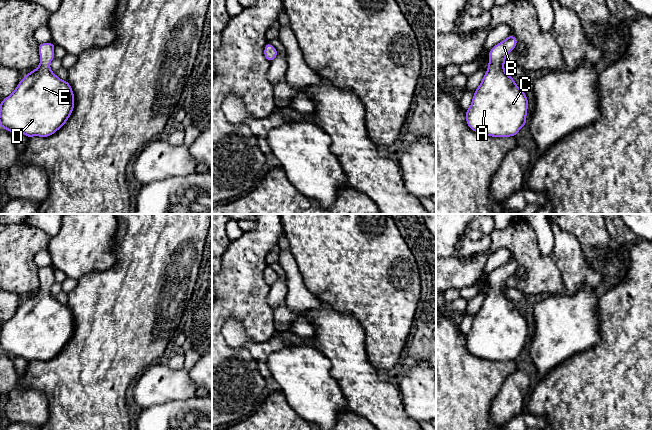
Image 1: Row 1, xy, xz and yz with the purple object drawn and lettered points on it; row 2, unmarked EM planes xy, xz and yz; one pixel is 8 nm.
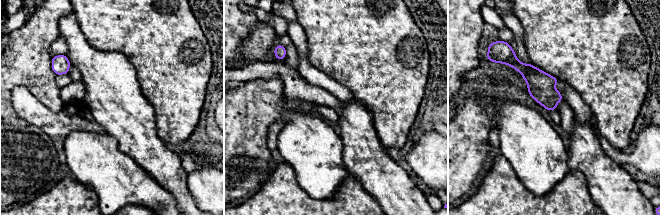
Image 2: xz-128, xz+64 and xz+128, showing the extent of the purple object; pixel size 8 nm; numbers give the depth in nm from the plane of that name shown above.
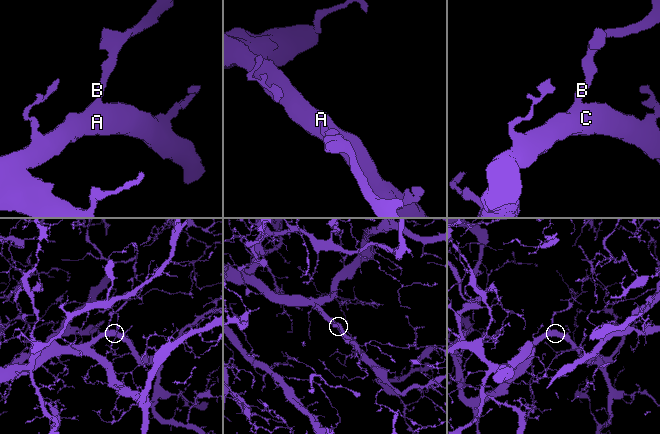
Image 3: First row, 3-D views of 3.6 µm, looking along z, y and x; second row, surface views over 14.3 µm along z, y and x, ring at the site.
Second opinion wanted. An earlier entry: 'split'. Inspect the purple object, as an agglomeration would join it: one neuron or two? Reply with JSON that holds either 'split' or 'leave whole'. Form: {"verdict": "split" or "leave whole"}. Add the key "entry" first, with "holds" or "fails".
{"entry": "fails", "verdict": "leave whole"}

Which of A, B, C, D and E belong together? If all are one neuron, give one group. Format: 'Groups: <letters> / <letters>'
Groups: A B C D E

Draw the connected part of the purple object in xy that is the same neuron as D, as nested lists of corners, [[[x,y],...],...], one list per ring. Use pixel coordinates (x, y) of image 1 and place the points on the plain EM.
[[[53,266],[39,268],[39,290],[28,296],[15,314],[0,326],[0,351],[30,362],[51,360],[65,349],[73,336],[75,324],[69,306],[60,303],[50,293],[50,286],[55,282],[54,271]]]

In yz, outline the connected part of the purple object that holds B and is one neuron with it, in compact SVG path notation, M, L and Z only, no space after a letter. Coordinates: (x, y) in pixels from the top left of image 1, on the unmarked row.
M509 259L489 275L488 293L475 314L471 329L466 334L468 351L479 358L491 361L515 361L520 353L527 348L527 319L517 310L514 302L504 294L506 280L516 270L517 262Z

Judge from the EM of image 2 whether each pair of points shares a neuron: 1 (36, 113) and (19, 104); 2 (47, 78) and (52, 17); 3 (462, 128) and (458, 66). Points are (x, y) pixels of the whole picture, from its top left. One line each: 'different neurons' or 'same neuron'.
1: same neuron
2: same neuron
3: different neurons

